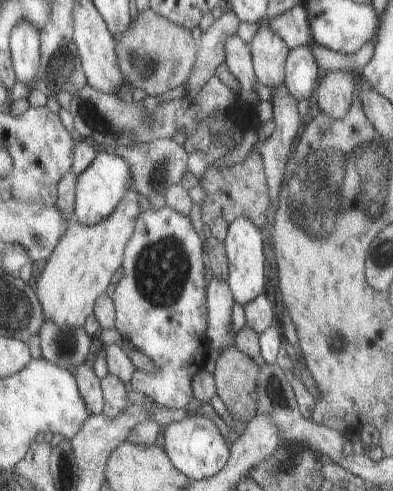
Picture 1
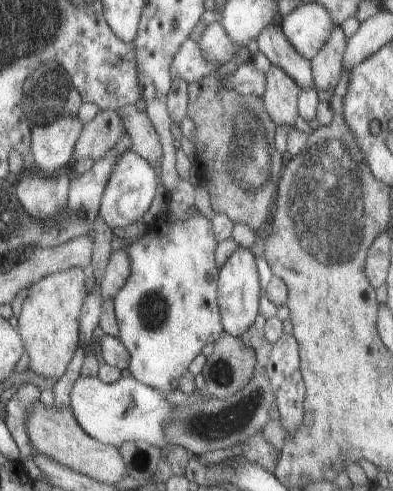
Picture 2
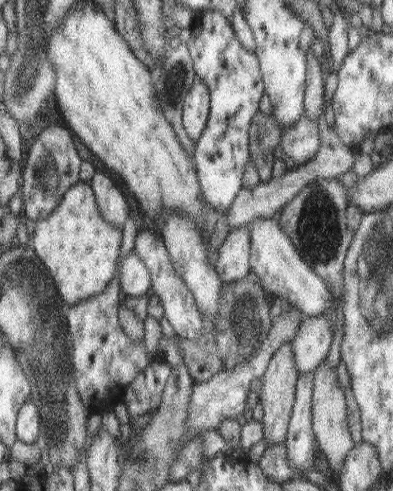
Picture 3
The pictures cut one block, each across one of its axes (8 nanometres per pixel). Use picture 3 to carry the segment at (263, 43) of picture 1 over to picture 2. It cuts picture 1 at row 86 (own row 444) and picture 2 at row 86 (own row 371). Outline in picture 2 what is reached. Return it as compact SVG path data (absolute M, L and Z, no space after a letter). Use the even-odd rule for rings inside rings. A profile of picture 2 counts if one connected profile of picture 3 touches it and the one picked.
M271 66L267 70L267 86L261 96L261 104L275 126L295 126L295 120L299 118L299 94L301 86L287 76L283 68Z

